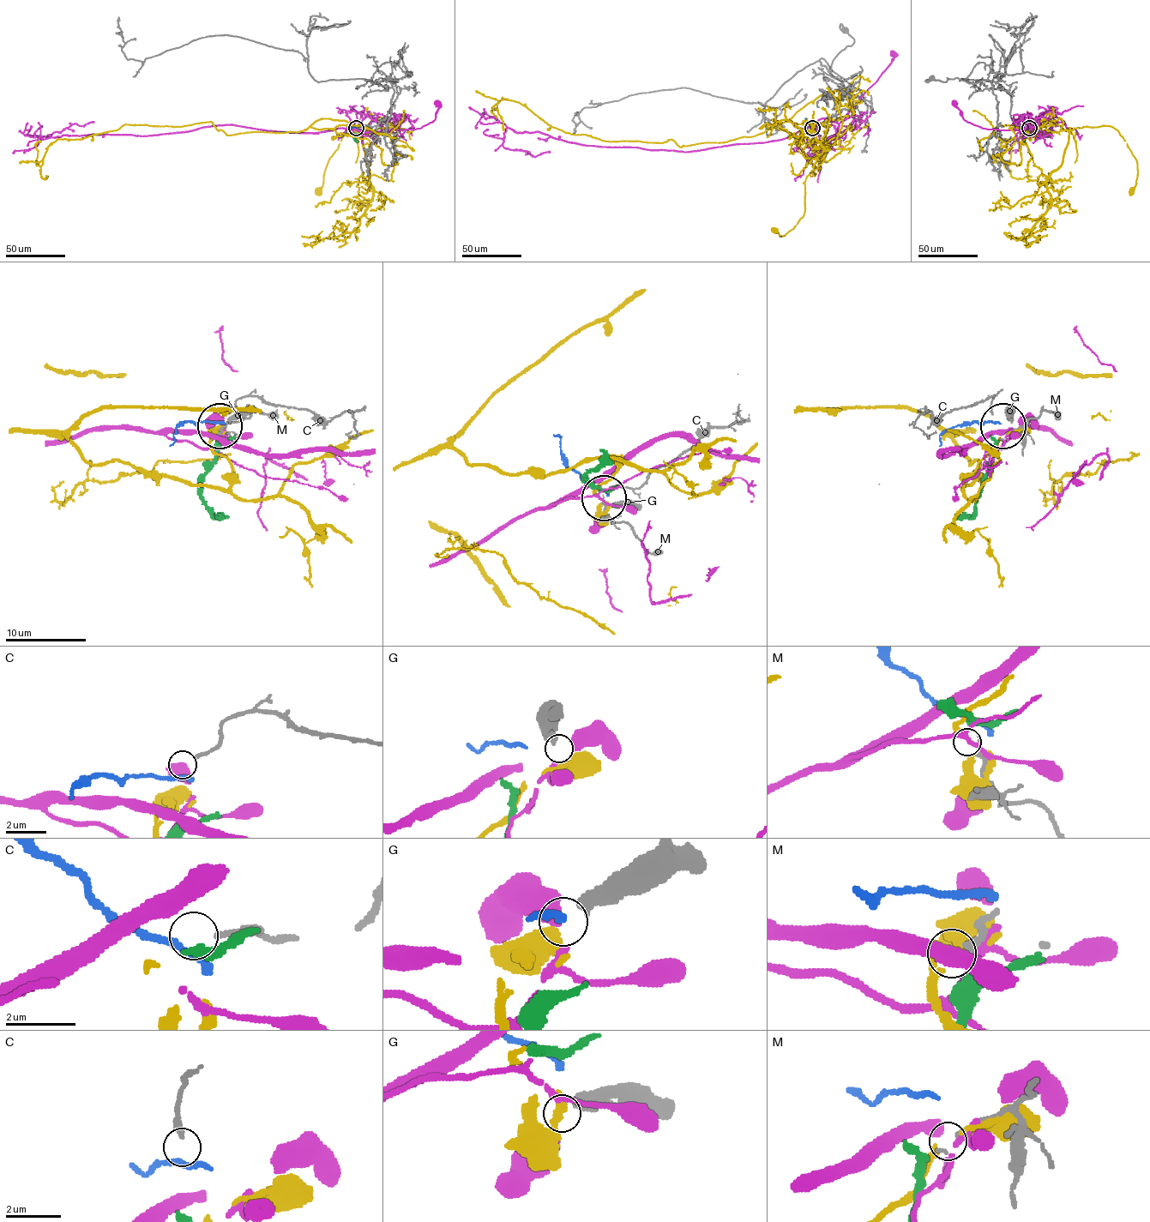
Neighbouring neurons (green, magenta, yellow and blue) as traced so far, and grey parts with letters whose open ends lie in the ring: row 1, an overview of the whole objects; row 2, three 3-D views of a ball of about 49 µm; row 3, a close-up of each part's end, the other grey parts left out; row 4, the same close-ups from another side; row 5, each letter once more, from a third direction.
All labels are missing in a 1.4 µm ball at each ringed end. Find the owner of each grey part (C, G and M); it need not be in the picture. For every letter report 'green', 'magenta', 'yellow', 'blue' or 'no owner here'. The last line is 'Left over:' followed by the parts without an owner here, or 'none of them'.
C: no owner here
G: no owner here
M: no owner here
Left over: C, G, M

